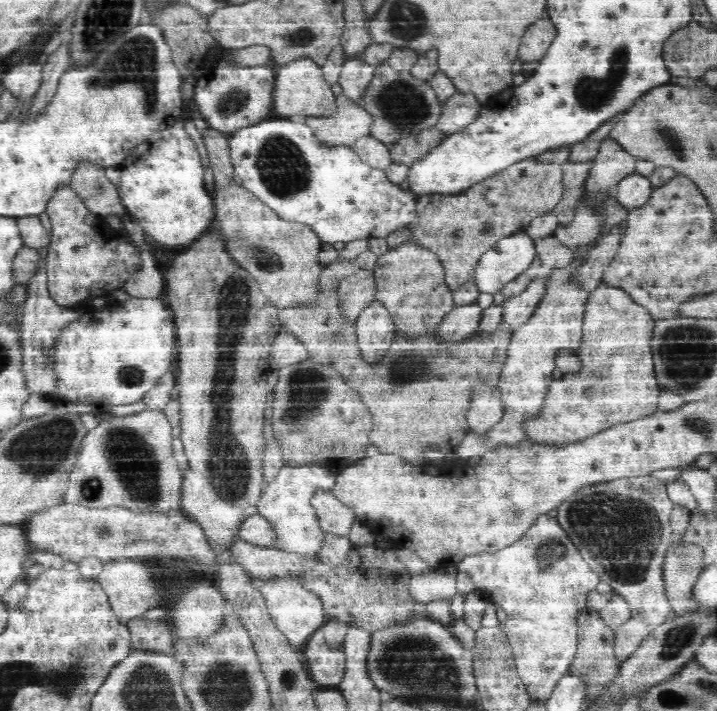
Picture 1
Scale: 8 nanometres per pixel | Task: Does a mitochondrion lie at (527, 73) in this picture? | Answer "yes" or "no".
no

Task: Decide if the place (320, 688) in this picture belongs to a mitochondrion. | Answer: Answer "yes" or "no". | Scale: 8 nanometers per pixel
no

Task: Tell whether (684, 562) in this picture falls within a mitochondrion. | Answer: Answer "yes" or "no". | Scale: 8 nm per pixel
yes

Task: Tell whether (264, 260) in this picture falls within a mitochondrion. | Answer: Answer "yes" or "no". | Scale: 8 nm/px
yes

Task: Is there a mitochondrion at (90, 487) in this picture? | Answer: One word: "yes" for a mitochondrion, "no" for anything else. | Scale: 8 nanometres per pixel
yes

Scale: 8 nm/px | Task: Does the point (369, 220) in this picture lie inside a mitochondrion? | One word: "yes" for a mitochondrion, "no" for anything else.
no

